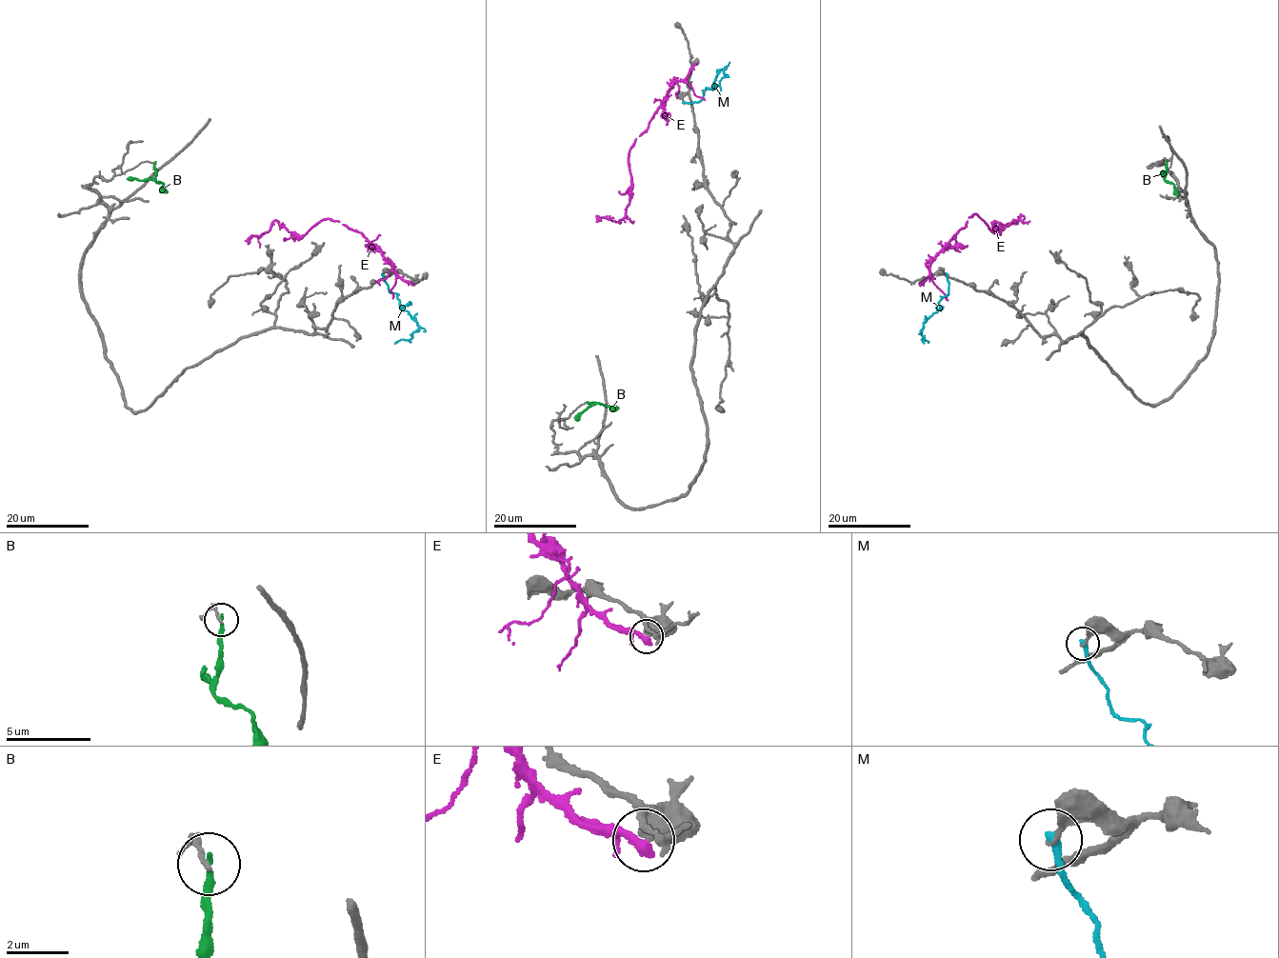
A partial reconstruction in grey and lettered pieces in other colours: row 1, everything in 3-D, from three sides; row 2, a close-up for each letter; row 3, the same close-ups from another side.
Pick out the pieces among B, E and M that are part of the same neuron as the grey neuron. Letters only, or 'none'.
none

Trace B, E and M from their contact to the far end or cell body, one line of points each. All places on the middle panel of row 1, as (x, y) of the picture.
B: (587, 402), (594, 404), (575, 419)
E: (693, 65), (630, 149), (626, 215), (620, 222), (598, 217), (601, 221)
M: (683, 103), (701, 99), (706, 89), (712, 86), (717, 72), (725, 68), (727, 76), (720, 81), (721, 89)

